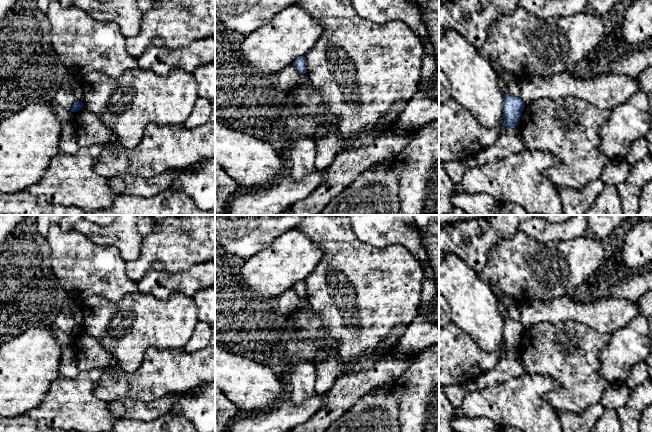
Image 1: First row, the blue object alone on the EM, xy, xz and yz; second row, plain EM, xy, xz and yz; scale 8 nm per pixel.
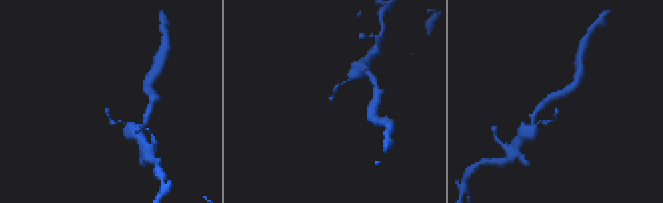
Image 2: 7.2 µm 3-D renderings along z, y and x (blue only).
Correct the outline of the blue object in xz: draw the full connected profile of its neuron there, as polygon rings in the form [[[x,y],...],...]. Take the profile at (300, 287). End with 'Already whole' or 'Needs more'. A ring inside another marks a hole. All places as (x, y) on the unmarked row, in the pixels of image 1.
[[[305,280],[298,281],[294,286],[293,289],[297,292],[299,299],[305,298],[307,296],[306,292],[306,282]]]. Already whole

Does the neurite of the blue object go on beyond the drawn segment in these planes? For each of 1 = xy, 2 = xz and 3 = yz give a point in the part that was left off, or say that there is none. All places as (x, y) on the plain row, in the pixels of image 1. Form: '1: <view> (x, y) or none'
1: none
2: none
3: none

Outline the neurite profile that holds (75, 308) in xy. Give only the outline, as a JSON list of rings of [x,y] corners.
[[[69,300],[68,306],[74,316],[75,324],[83,327],[83,313],[81,304],[77,304],[75,301]]]

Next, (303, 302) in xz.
[[[307,297],[300,298],[296,309],[289,315],[287,330],[289,332],[292,332],[294,335],[298,333],[298,329],[294,326],[293,318],[298,312],[305,309],[308,305],[309,305],[309,301]]]

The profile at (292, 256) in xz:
[[[290,229],[278,236],[274,242],[259,253],[244,261],[240,275],[245,286],[256,297],[279,297],[300,280],[305,280],[324,256],[323,249],[307,234]]]

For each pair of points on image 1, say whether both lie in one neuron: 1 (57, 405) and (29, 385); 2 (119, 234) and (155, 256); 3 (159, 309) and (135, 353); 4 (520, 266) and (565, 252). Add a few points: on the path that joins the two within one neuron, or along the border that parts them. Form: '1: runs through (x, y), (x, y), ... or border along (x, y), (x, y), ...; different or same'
1: border along (57, 376), (43, 399), (27, 412); different
2: border along (152, 226), (140, 254), (127, 262); different
3: runs through (148, 320), (135, 333), (135, 342); same
4: runs through (531, 266), (551, 266), (554, 263); same

